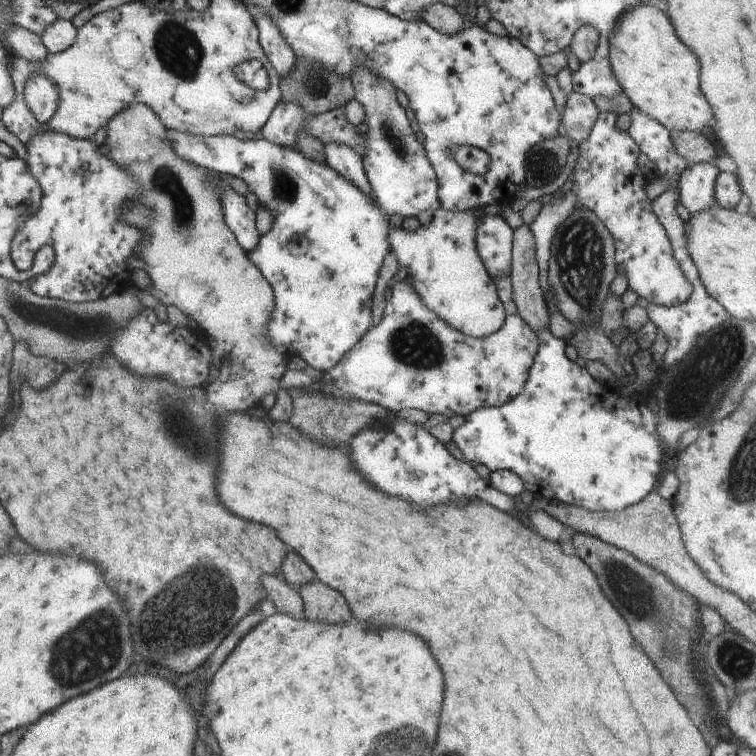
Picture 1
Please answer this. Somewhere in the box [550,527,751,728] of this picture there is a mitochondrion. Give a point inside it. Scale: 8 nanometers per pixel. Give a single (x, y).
(632, 593)

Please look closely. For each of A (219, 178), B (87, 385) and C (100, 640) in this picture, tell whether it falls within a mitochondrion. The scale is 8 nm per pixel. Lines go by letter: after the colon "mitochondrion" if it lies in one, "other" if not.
A: other
B: other
C: mitochondrion

